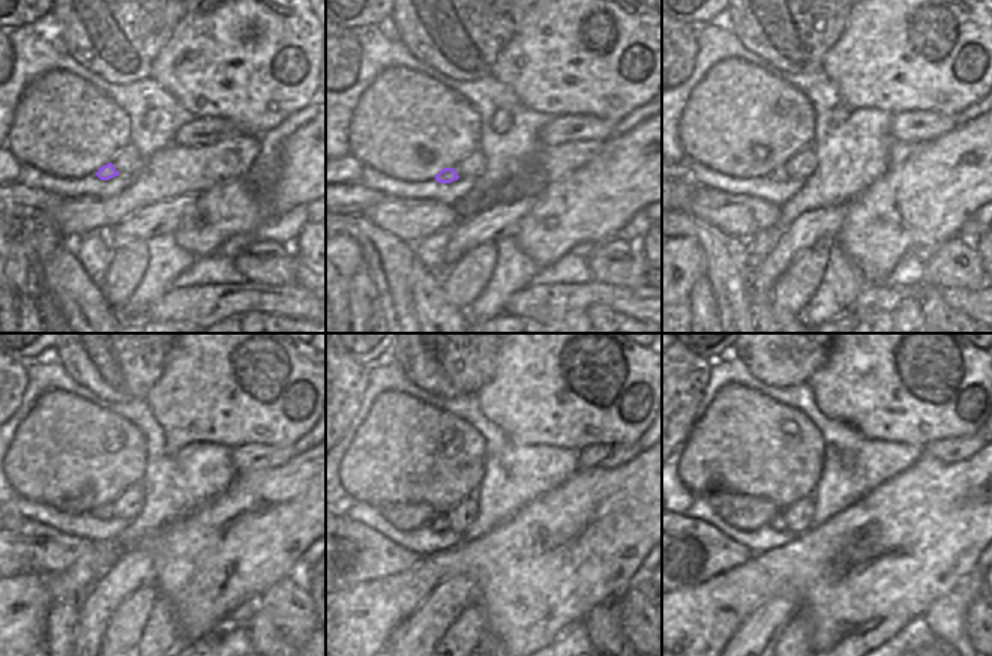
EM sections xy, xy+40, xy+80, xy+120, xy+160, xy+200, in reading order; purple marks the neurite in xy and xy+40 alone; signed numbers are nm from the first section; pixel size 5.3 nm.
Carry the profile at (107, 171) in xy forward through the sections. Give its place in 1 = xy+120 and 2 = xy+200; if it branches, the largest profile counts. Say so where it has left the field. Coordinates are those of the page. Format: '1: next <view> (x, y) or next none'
1: next xy+120 (107, 511)
2: next xy+200 (778, 524)

